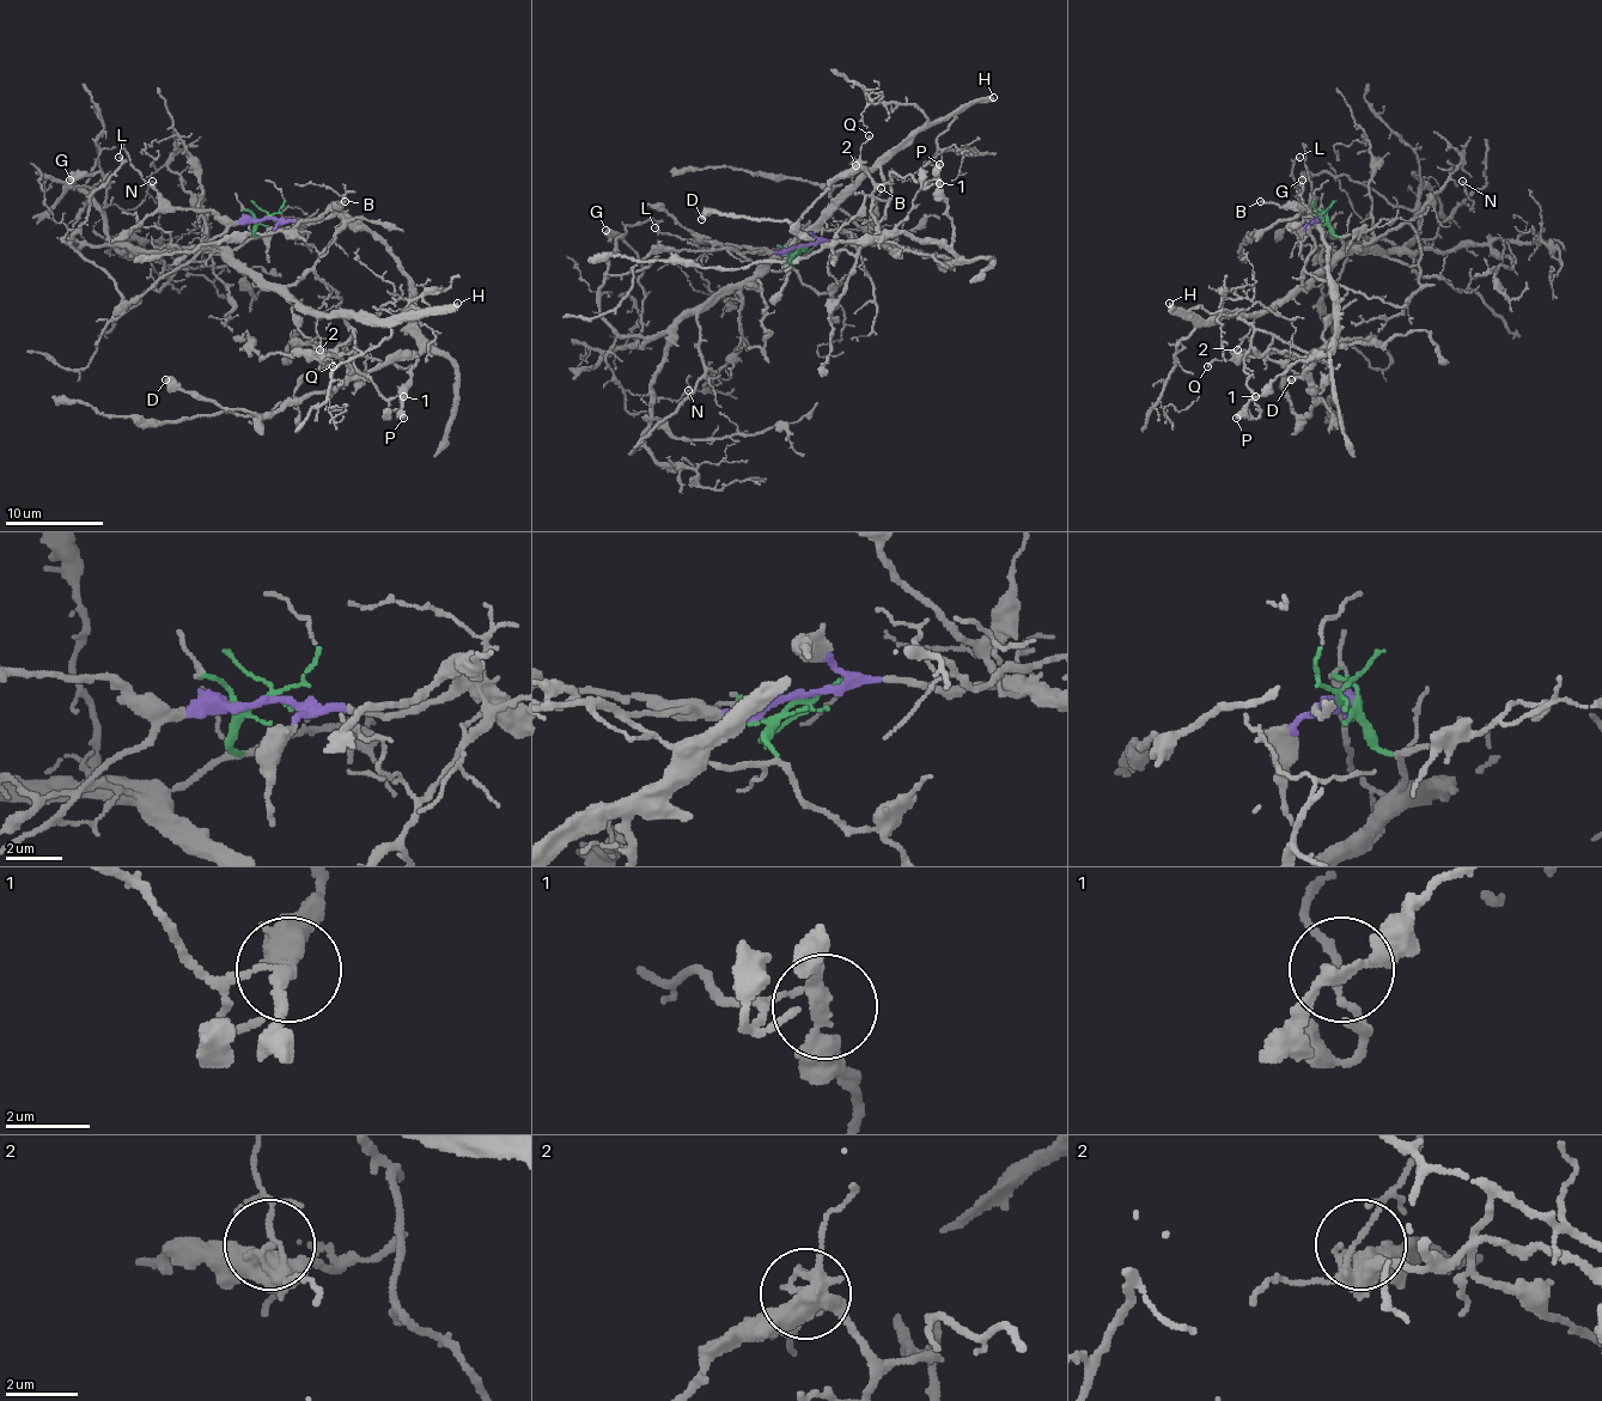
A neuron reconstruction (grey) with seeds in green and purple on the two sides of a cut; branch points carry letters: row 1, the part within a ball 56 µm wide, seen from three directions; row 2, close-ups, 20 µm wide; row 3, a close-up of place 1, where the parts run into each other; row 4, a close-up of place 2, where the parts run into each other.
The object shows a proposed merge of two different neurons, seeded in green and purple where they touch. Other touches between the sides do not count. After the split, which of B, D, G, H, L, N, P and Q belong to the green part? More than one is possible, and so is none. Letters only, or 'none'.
G, H, L, N, Q

